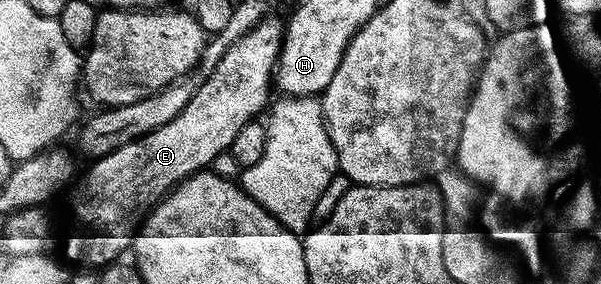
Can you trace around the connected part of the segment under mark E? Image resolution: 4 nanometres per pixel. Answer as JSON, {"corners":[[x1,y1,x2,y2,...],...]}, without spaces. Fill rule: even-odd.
{"corners":[[277,16,266,18,237,40,236,44,221,56,221,61,202,82,201,88,197,90,189,104,177,116,173,116,169,124,162,125,156,132,149,132,117,148,112,154,96,158,90,163,91,167,88,168,87,175,79,186,81,193,88,194,89,202,80,208,79,216,91,227,84,234,68,236,68,259,66,258,68,263,82,264,87,268,102,268,116,261,125,247,132,245,133,242,131,214,136,220,142,219,160,199,167,197,190,175,206,171,218,154,230,149,234,137,241,132,241,128,259,115,257,113,261,110,263,112,268,107,275,62,279,56,279,46,285,29,284,21,278,18]]}

